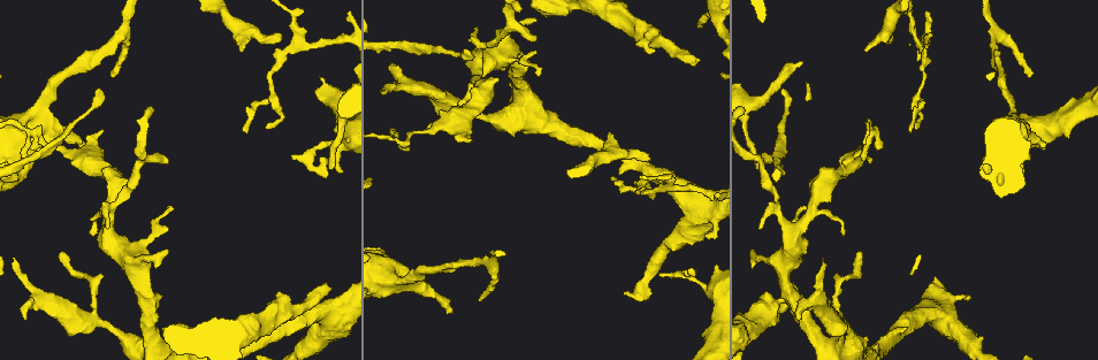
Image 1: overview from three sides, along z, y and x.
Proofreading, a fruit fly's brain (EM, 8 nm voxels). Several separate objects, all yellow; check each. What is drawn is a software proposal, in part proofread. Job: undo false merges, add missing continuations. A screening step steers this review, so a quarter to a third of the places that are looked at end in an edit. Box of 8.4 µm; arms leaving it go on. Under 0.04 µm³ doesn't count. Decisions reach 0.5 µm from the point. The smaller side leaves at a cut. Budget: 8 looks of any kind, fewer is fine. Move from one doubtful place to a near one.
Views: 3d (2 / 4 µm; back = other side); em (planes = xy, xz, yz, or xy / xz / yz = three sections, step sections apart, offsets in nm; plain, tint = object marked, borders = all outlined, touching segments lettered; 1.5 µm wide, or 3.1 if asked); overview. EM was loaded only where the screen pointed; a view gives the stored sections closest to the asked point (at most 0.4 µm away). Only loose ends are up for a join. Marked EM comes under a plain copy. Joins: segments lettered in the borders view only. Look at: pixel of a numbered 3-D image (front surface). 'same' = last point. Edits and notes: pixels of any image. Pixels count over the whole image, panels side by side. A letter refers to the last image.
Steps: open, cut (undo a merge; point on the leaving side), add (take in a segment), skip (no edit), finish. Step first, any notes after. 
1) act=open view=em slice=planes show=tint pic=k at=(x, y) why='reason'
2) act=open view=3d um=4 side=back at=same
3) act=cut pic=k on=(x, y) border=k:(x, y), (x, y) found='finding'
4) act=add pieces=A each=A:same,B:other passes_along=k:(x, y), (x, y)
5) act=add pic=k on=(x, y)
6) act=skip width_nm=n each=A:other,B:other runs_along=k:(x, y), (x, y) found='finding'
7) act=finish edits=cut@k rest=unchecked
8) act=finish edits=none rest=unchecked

act=open view=em slice=planes show=borders pic=1 at=(416, 132) why='thin neck'

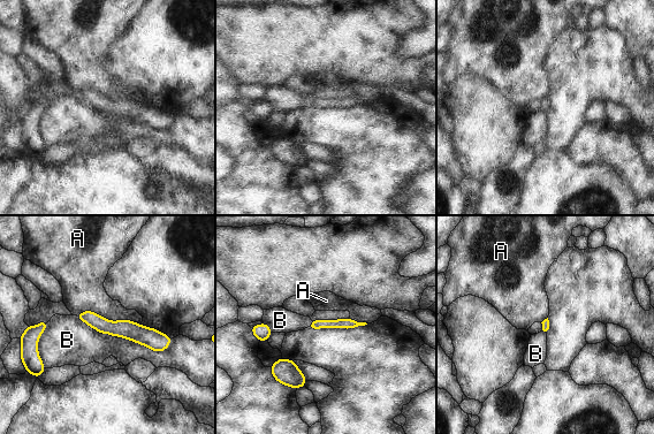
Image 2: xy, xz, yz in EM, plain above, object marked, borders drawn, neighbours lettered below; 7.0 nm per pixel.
act=skip each=A:other,B:other border=2:(76, 314), (90, 310), (136, 322) found='all the same cell'

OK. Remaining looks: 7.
act=open view=em slice=planes show=borders pic=1 at=(844, 231) why='an open end'

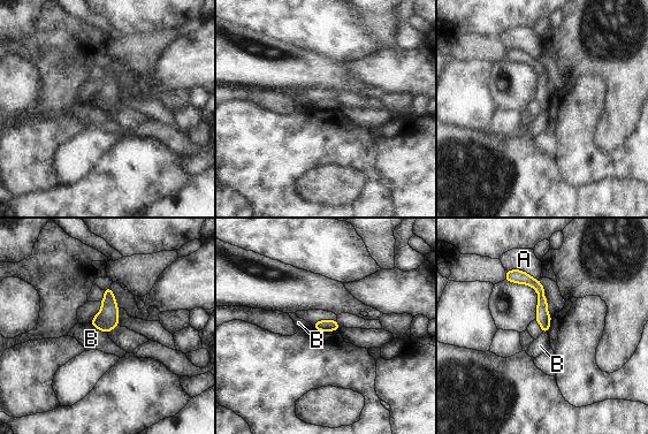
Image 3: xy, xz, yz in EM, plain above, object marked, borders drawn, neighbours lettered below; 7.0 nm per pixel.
act=skip each=A:other,B:other border=3:(90, 324), (106, 334) found='none of them fits'

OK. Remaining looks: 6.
act=open view=em slice=planes show=borders pic=1 at=(794, 284) why='branch stops here'

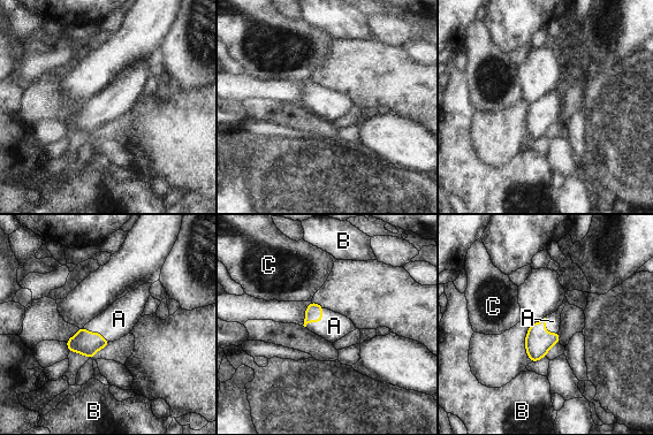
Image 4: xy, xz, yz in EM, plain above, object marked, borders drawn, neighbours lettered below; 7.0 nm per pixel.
act=add pic=4 on=(334, 326) width_nm=130 each=A:same,B:other,C:other passes_along=4:(313, 313), (319, 321), (334, 326) found='the cell continues'

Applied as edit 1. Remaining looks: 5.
act=finish edits=add@4 rest=unchecked

